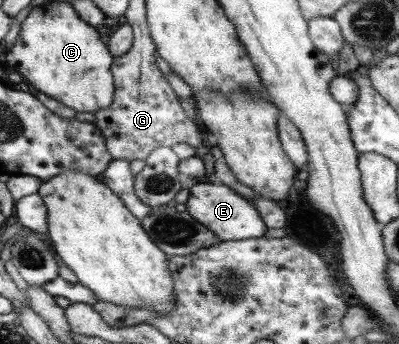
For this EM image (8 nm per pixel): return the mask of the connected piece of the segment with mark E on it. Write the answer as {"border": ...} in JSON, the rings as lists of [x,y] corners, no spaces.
{"border":[[[203,179],[189,189],[189,198],[185,204],[186,212],[196,222],[213,231],[217,242],[265,237],[265,232],[268,229],[255,204],[223,184],[216,185]]]}

